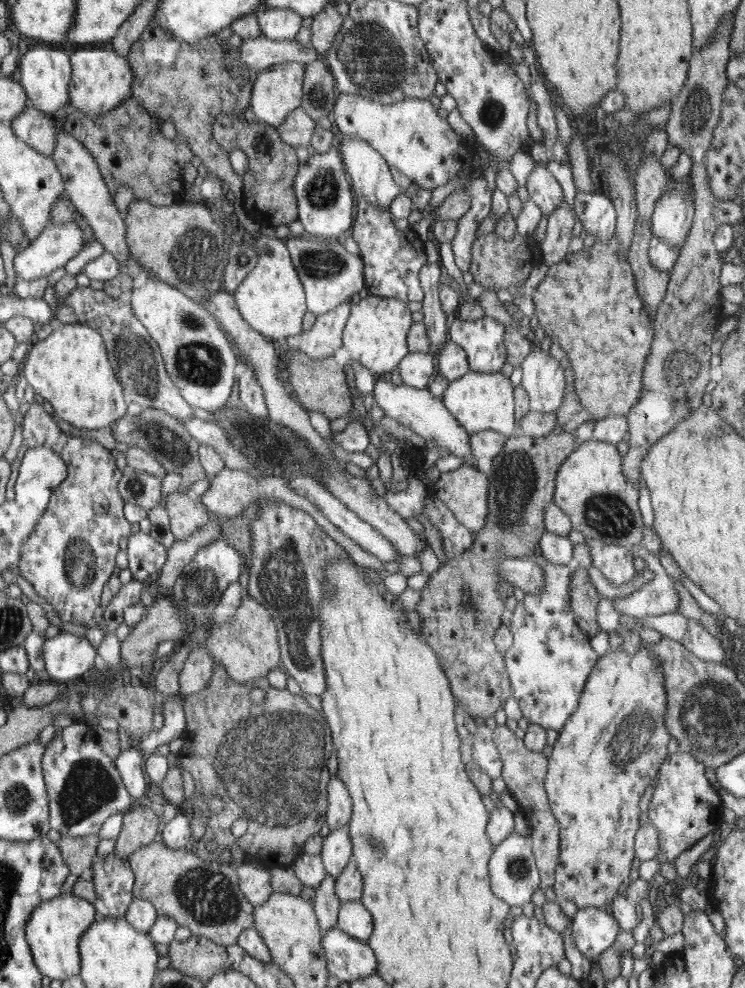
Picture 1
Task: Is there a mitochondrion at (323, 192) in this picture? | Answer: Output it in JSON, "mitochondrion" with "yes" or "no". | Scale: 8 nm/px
{"mitochondrion":"yes"}

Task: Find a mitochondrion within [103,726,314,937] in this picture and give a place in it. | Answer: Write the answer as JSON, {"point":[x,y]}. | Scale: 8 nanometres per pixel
{"point":[209,898]}

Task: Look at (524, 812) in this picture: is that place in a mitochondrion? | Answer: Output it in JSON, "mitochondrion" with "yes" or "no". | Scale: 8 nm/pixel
{"mitochondrion":"no"}

